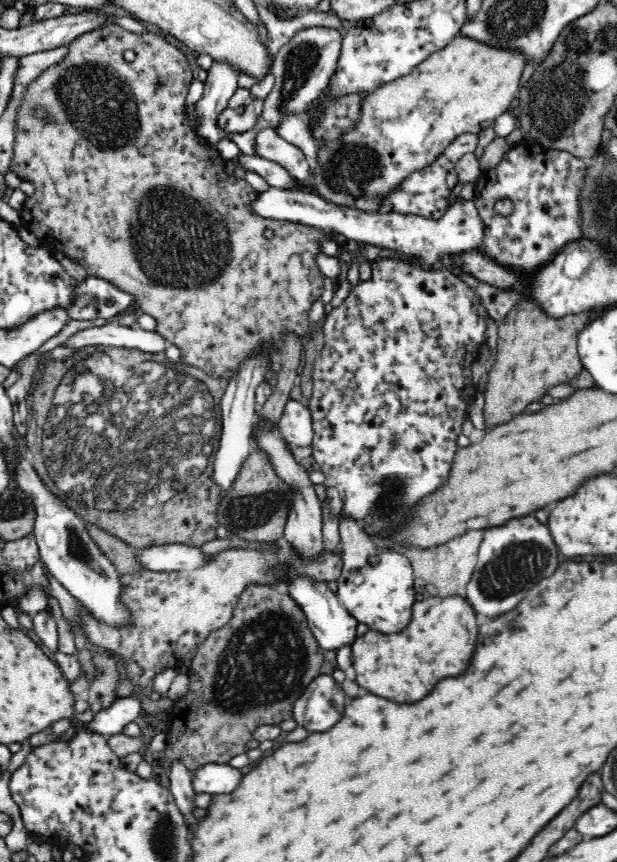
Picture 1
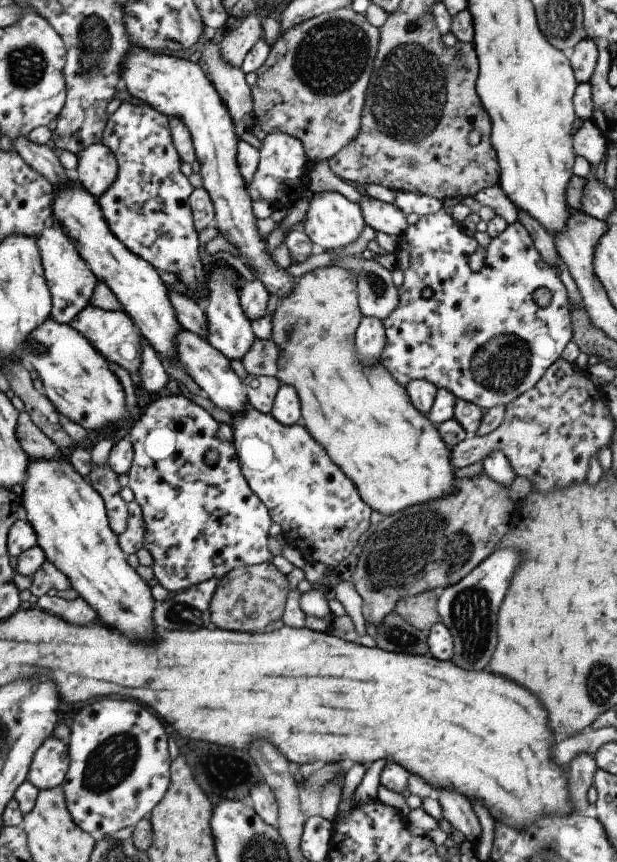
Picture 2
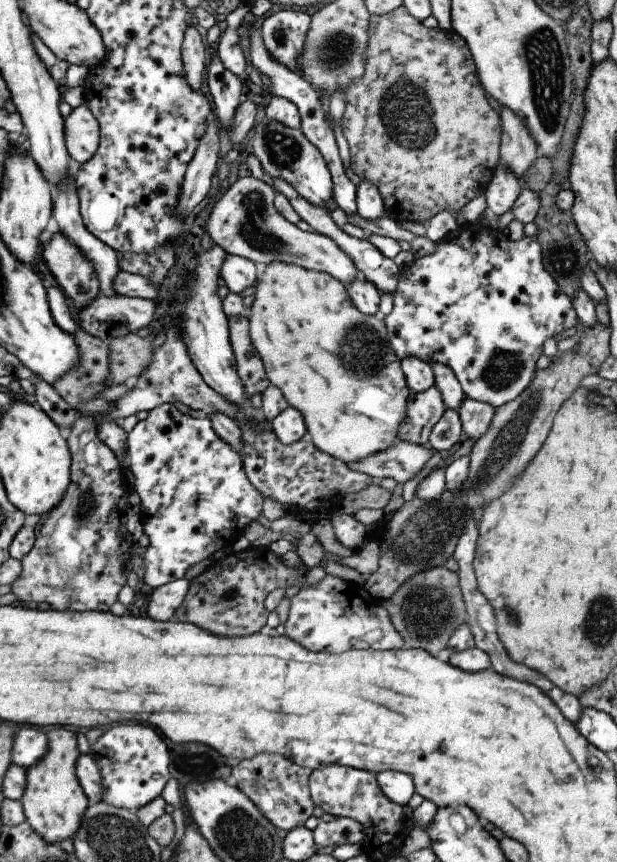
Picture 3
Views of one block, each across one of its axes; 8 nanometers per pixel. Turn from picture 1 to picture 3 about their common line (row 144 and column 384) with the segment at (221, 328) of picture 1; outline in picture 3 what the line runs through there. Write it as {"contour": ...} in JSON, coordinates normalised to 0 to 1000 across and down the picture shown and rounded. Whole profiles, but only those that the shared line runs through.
{"contour":[[[652,6],[621,17],[601,17],[596,35],[592,80],[583,92],[571,94],[566,101],[559,102],[559,128],[551,140],[556,155],[566,167],[569,181],[566,193],[585,209],[598,209],[613,218],[624,239],[624,251],[643,259],[652,255],[665,255],[692,261],[710,246],[726,244],[739,247],[762,232],[786,223],[786,218],[809,191],[812,137],[809,130],[794,123],[794,118],[788,114],[786,102],[773,89],[770,72],[757,49],[736,34],[716,35],[712,31],[702,34],[687,31],[684,24],[673,22]]]}

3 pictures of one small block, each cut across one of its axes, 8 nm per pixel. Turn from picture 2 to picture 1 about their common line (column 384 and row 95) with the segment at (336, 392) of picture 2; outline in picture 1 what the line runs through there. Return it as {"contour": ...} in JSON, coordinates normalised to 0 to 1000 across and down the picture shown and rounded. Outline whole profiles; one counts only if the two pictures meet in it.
{"contour":[[[744,39],[720,56],[702,60],[673,77],[665,86],[593,108],[577,146],[558,153],[548,162],[525,165],[515,171],[517,190],[504,189],[502,195],[509,223],[546,239],[574,239],[590,246],[613,247],[622,230],[629,230],[652,209],[673,197],[700,190],[744,155],[775,155],[822,130],[835,121],[851,77],[853,64],[843,59],[807,57]]]}

